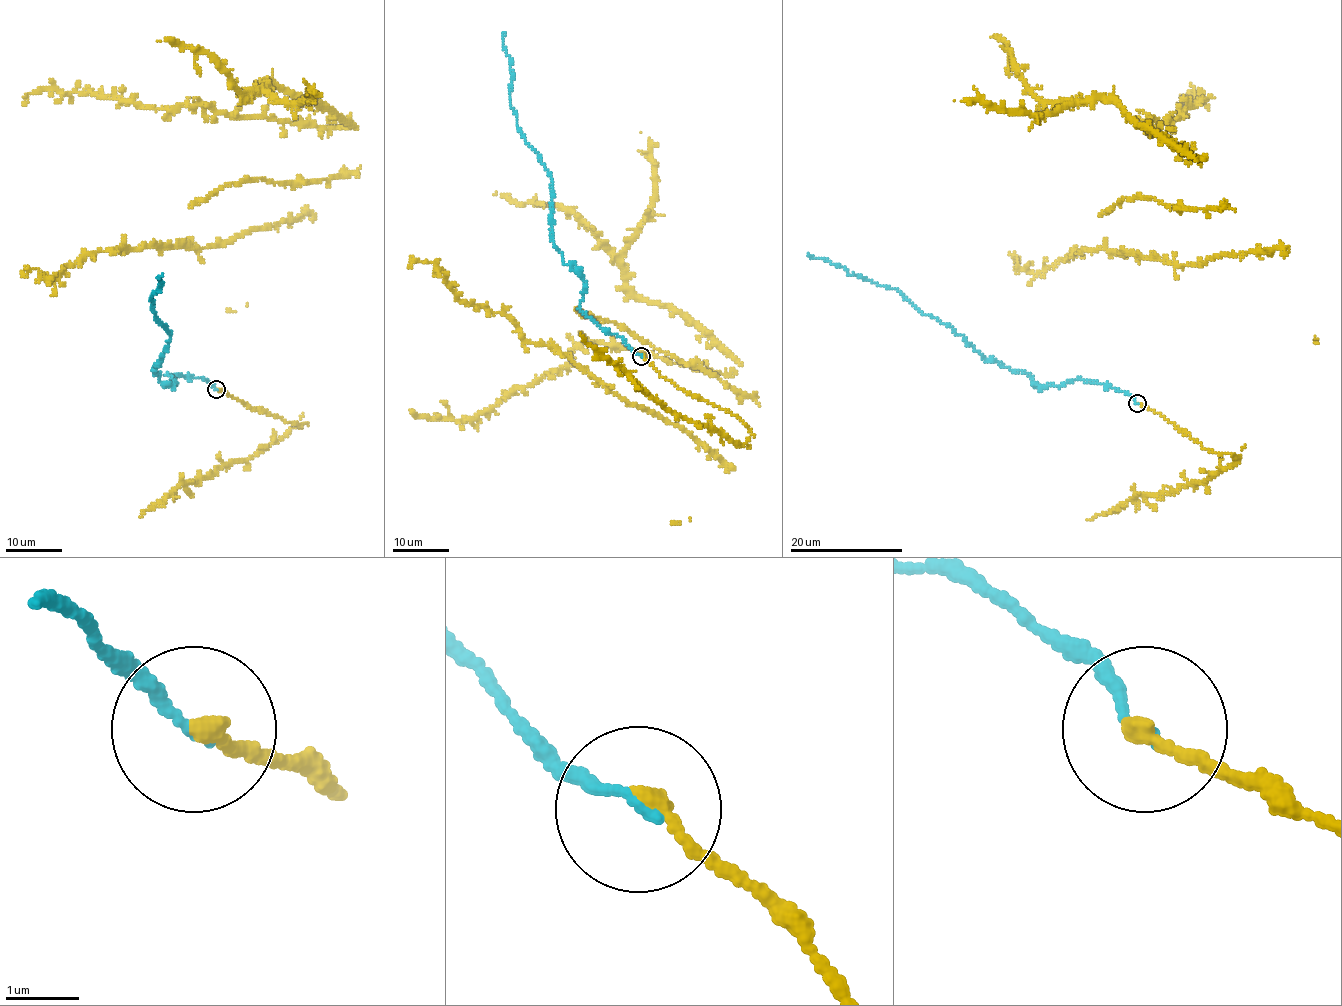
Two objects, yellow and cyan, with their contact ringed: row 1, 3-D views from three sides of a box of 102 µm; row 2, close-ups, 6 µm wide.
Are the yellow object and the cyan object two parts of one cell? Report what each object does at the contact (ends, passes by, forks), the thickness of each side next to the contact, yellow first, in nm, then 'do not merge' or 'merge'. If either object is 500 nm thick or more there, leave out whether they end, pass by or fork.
yellow ends; cyan ends; calibres 240 and 160 nm; merge

